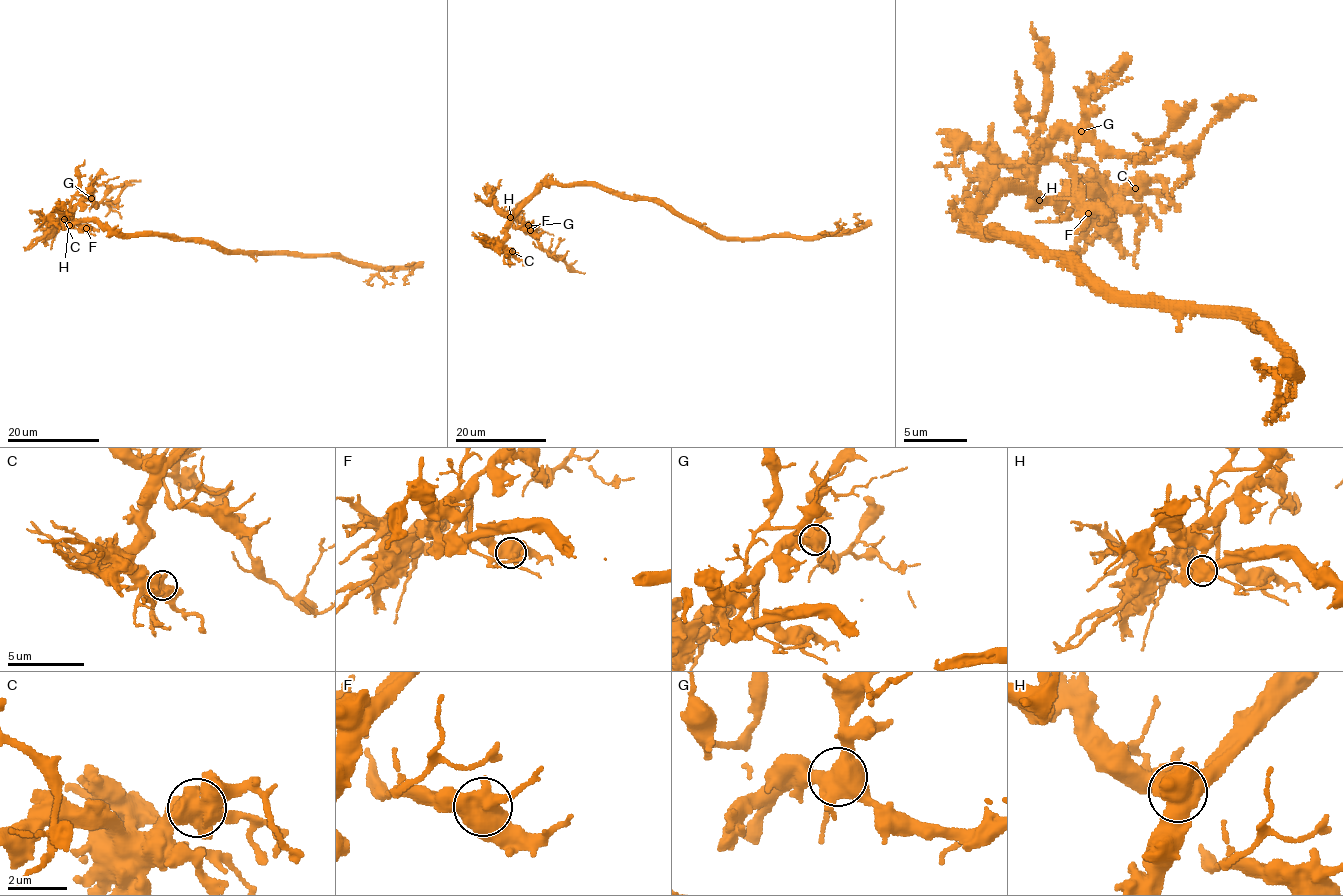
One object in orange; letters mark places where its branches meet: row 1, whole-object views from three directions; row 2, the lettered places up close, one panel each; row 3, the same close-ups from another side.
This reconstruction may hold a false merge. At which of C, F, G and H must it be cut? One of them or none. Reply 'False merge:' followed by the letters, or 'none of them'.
False merge: H

